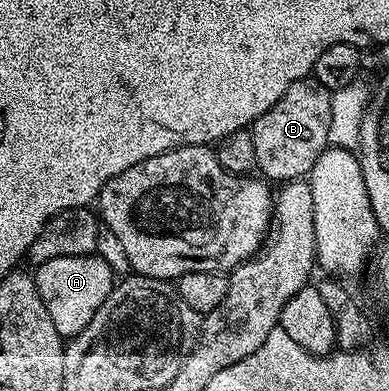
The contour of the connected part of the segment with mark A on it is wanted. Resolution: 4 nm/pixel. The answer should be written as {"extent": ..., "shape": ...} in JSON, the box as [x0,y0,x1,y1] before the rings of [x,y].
{"extent":[33,254,116,337],"shape":[[[101,254],[81,255],[80,257],[56,257],[52,261],[37,264],[33,272],[34,284],[44,301],[44,309],[48,309],[48,317],[52,317],[52,325],[56,325],[56,333],[63,337],[79,335],[92,321],[96,309],[104,305],[108,293],[116,282],[116,271],[108,265]]]}

